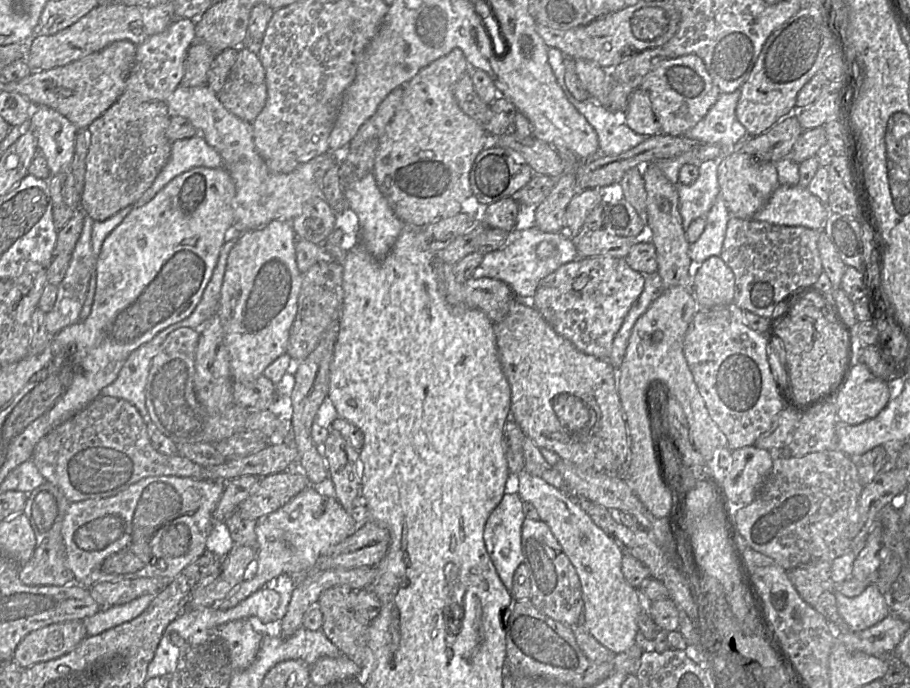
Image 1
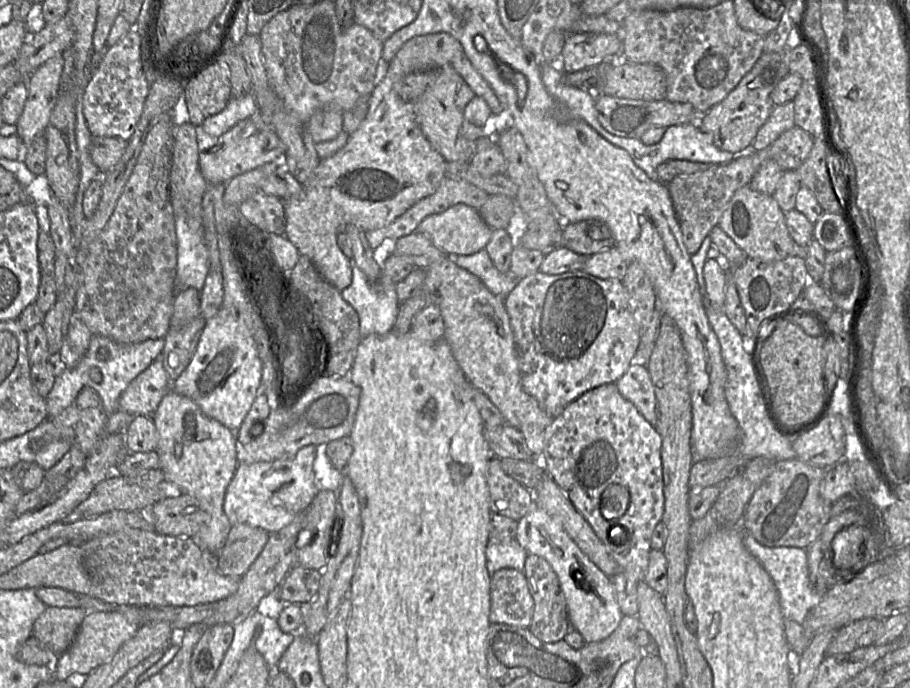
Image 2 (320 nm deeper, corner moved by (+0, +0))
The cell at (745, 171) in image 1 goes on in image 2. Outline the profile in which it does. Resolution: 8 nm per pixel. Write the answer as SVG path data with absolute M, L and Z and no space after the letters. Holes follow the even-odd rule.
M749 185L734 193L718 225L749 258L772 262L791 256L793 239L788 232L784 212L772 195L754 191Z

